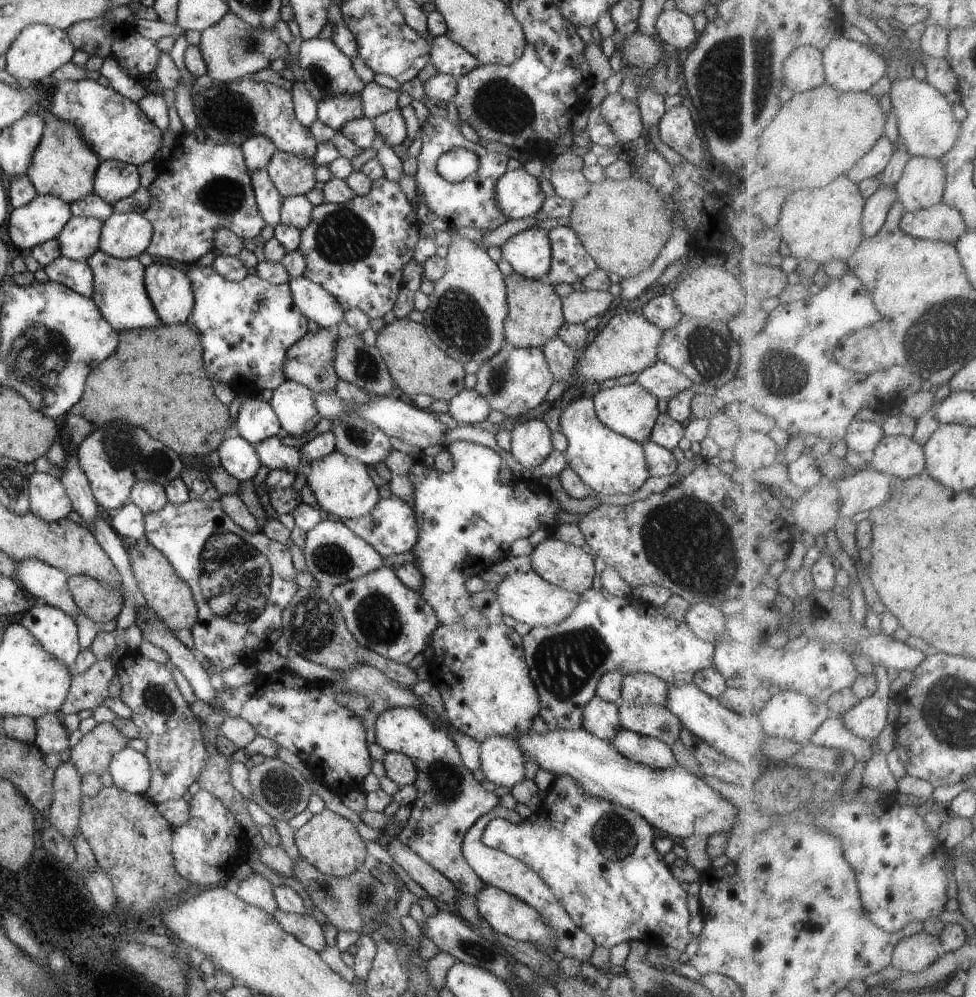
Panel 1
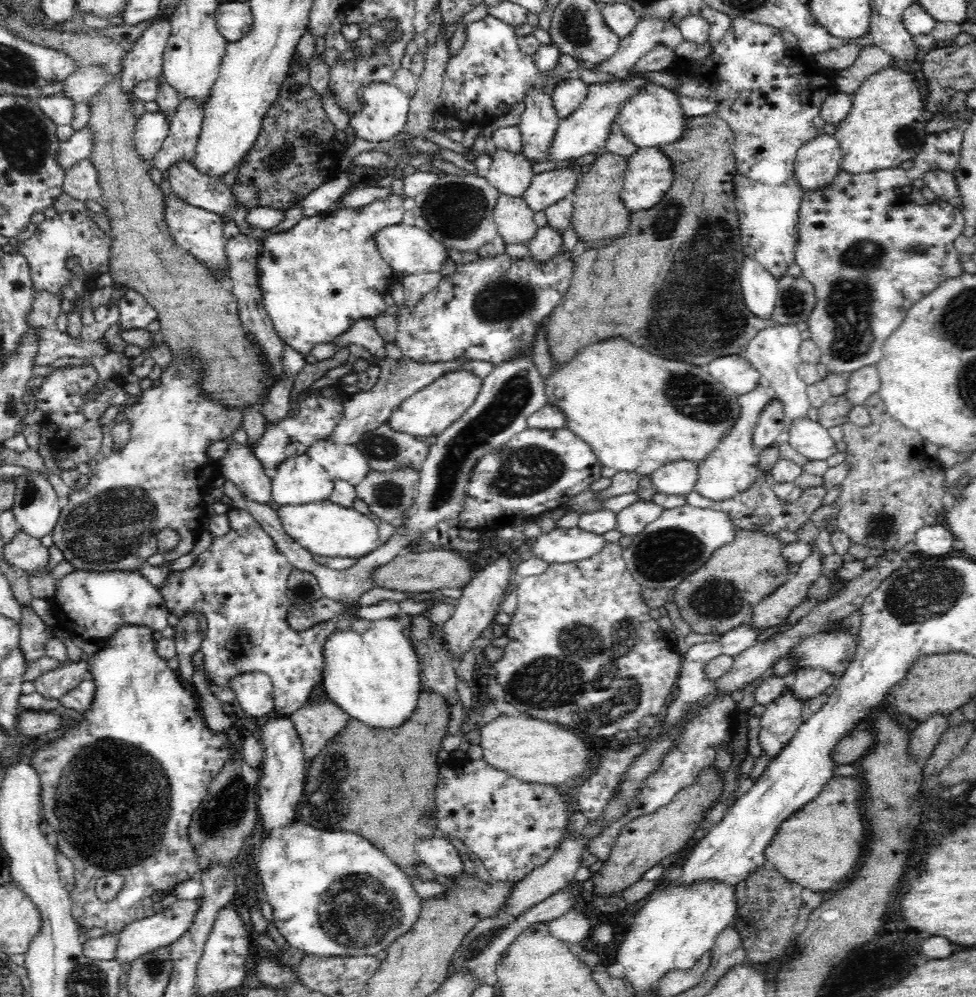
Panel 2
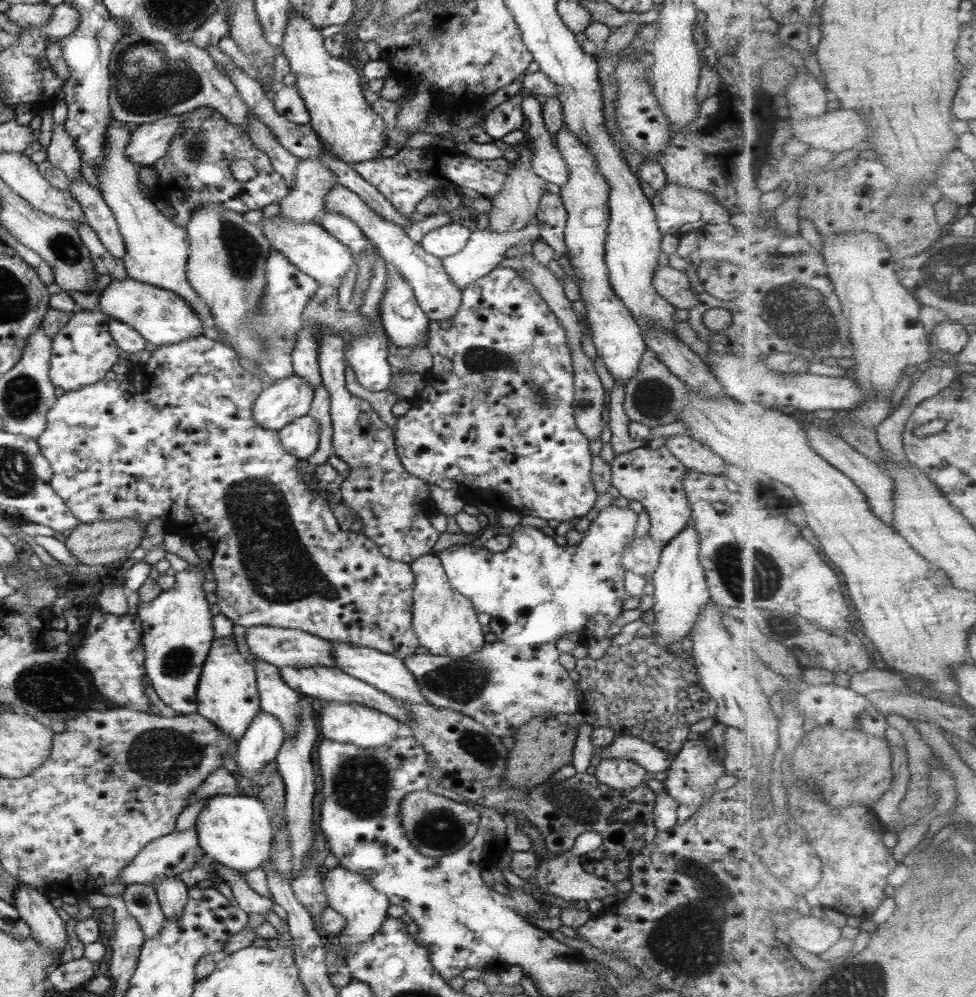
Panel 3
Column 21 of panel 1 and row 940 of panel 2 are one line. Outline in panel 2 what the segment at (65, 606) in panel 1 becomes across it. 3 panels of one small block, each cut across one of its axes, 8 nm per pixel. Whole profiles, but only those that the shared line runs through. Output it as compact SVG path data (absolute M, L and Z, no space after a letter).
M575 910L566 911L562 916L549 920L547 925L554 938L568 945L588 944L588 938L593 929L590 918Z

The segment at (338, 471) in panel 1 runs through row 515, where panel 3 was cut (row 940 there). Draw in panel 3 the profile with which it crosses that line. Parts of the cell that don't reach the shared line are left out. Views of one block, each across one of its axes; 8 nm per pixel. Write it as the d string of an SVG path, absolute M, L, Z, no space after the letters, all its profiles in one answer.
M336 866L326 873L324 878L324 896L328 900L327 904L330 908L340 912L346 920L346 927L337 935L329 936L329 944L326 951L326 969L329 976L344 971L346 964L346 954L348 948L352 948L354 944L360 944L364 940L370 940L378 930L381 924L388 917L388 906L390 902L384 892L378 892L366 876L362 876L360 872L352 872L348 868Z

